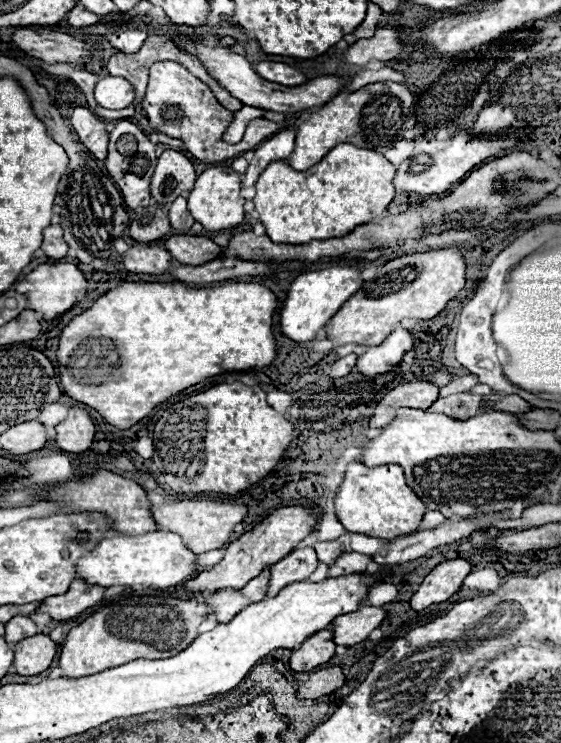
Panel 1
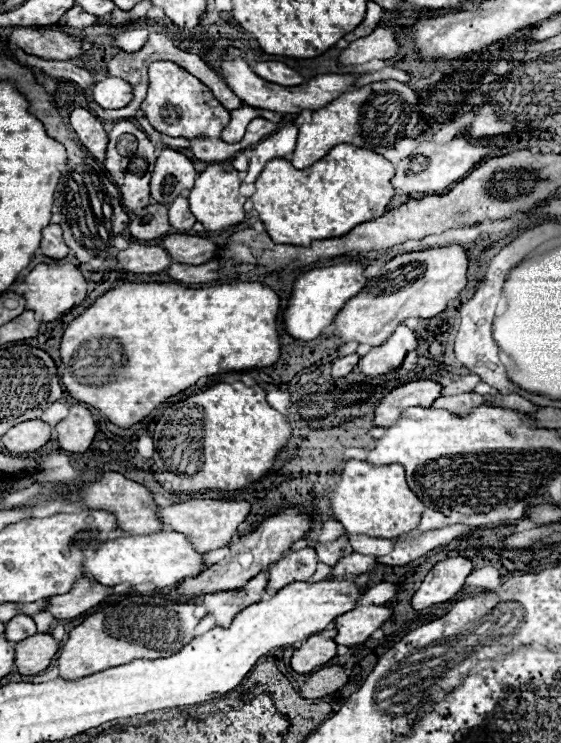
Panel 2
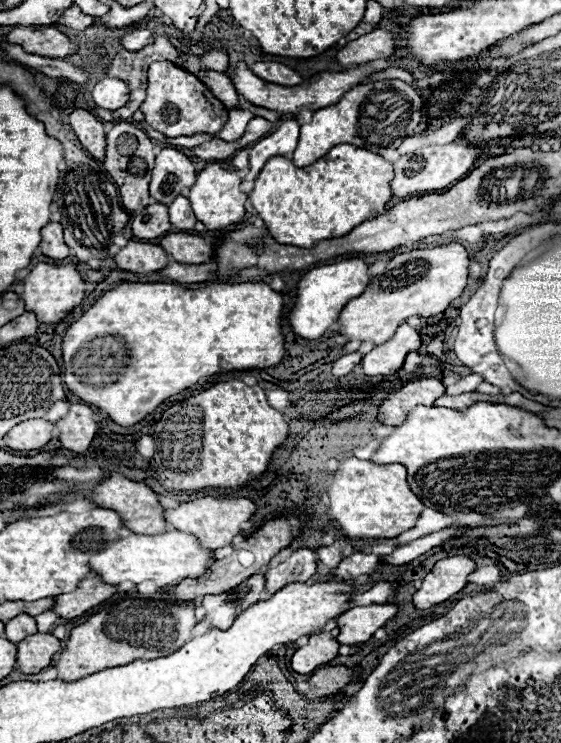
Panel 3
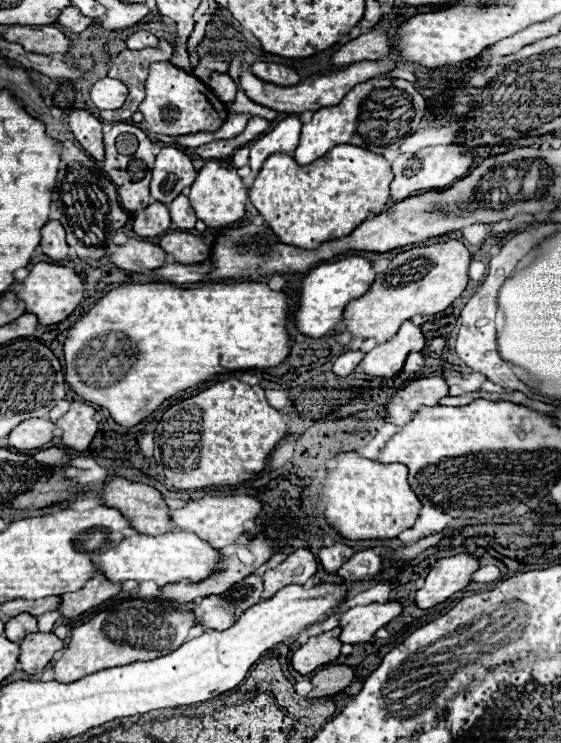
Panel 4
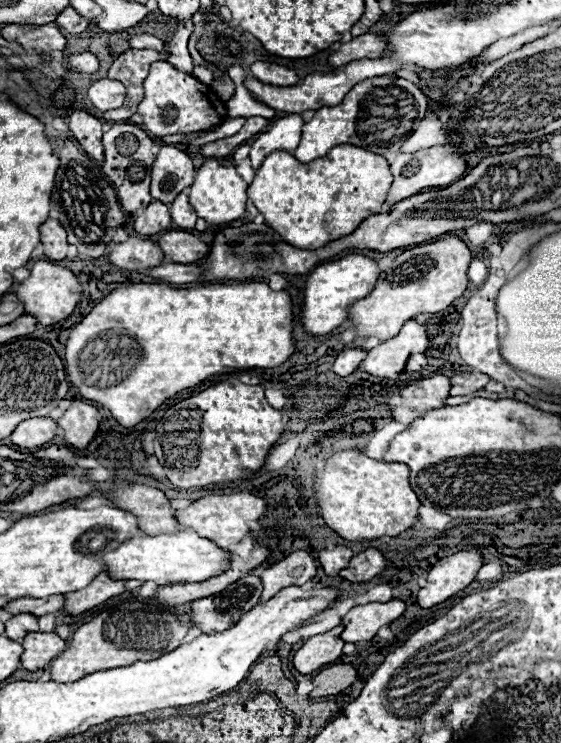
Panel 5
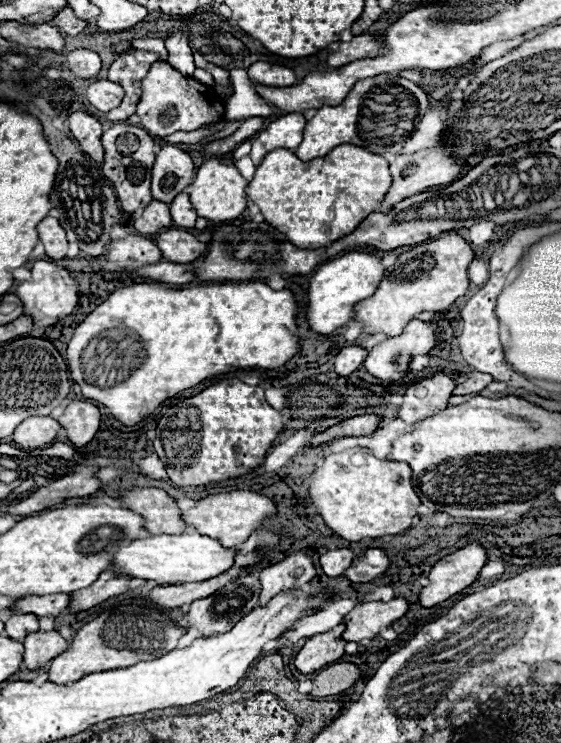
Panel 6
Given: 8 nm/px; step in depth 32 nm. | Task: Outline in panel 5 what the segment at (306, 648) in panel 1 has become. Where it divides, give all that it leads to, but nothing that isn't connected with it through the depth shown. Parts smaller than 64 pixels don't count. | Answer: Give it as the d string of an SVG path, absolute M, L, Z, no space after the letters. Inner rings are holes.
M336 626L330 632L312 636L304 642L304 646L294 654L294 666L300 674L312 674L326 664L336 662L342 656L344 640L340 640L344 626Z

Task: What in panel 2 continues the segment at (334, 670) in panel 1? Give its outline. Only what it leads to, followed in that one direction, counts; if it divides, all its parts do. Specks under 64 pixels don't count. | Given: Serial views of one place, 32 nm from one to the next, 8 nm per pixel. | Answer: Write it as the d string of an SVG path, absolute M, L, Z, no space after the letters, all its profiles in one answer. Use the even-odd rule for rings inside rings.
M328 666L314 674L310 674L310 680L306 682L306 690L302 692L304 698L322 698L328 694L334 694L336 690L344 688L348 682L348 674L342 666Z

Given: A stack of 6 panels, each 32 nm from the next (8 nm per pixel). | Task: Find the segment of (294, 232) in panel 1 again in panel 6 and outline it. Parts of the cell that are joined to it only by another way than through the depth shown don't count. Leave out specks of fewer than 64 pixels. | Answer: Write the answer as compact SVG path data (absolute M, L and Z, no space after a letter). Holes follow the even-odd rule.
M342 144L342 146L336 146L330 154L308 162L302 162L300 158L296 158L292 150L278 148L264 156L260 166L256 168L252 182L246 186L246 194L252 202L260 206L266 222L278 228L282 234L286 234L294 246L318 248L324 244L332 244L332 240L338 240L340 236L346 236L368 214L376 212L380 202L384 200L384 194L390 188L390 182L392 182L392 176L388 172L388 162L380 154L372 154L360 146Z

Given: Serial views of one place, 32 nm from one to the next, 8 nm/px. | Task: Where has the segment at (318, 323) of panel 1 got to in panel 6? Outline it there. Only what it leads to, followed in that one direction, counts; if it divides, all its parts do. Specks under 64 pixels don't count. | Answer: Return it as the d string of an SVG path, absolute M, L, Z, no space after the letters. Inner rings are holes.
M348 252L336 260L318 266L314 276L310 278L310 288L308 288L306 318L310 328L318 334L332 334L334 330L342 328L346 322L354 318L354 306L360 300L372 296L380 286L382 278L384 278L382 260L366 252Z

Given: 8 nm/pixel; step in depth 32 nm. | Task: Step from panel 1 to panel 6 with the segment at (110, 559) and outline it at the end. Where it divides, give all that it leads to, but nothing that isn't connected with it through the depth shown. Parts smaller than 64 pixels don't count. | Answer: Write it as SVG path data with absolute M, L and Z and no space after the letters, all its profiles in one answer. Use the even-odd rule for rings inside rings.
M196 530L182 534L156 534L150 538L140 538L120 546L114 554L112 566L120 574L128 574L142 580L156 580L158 584L182 584L182 582L200 582L214 578L226 572L236 558L234 548L224 548L218 540L200 536Z

